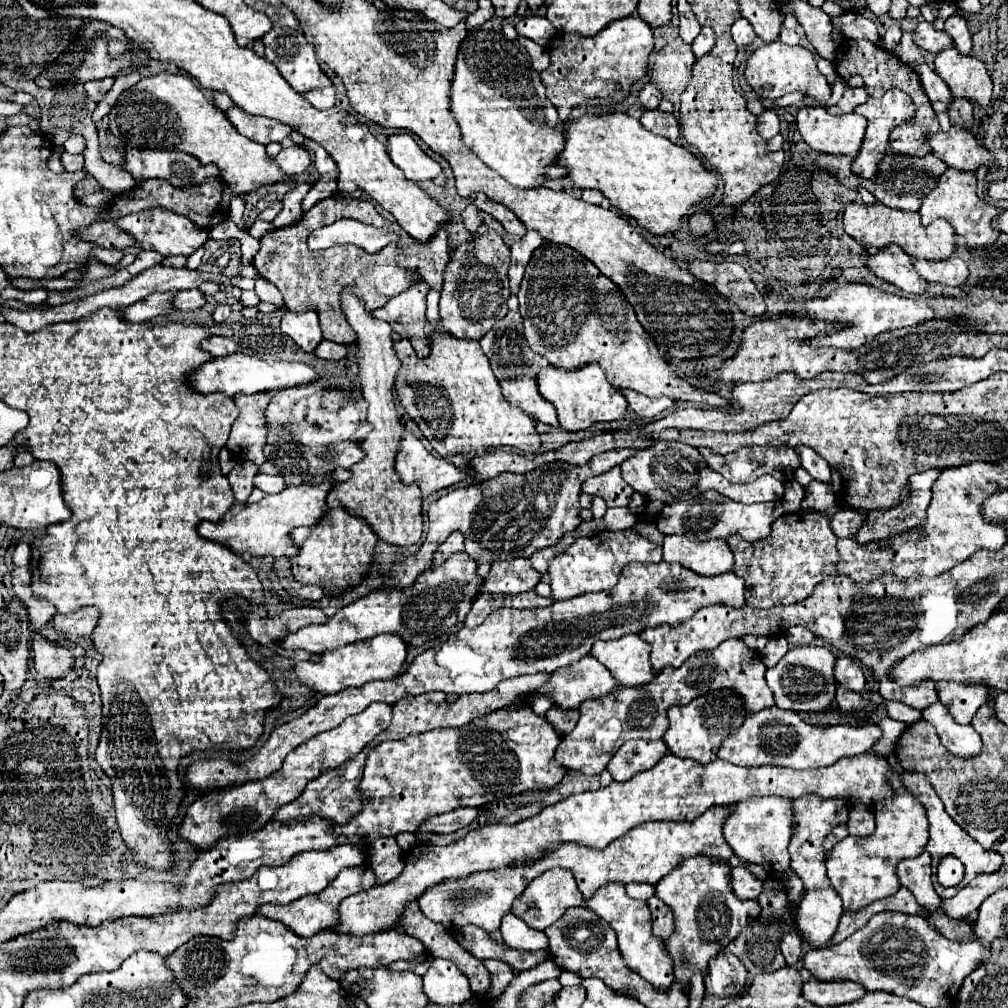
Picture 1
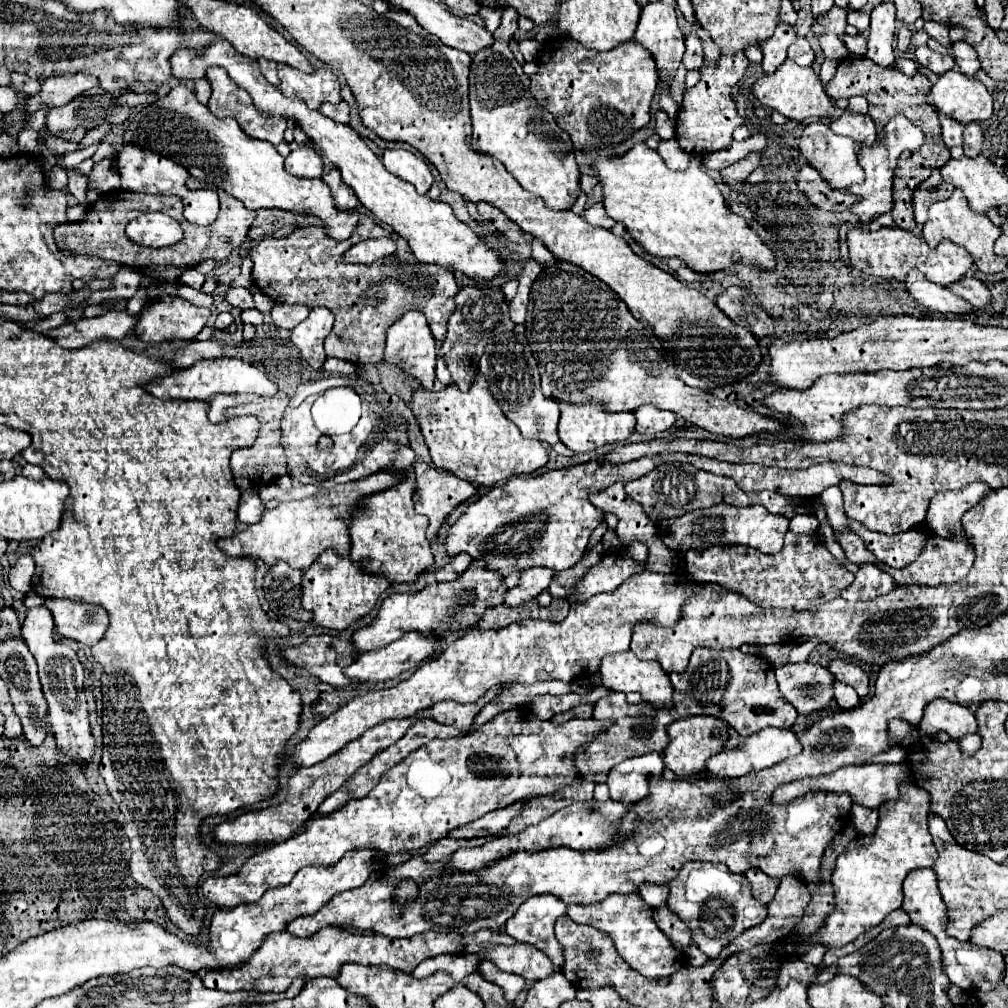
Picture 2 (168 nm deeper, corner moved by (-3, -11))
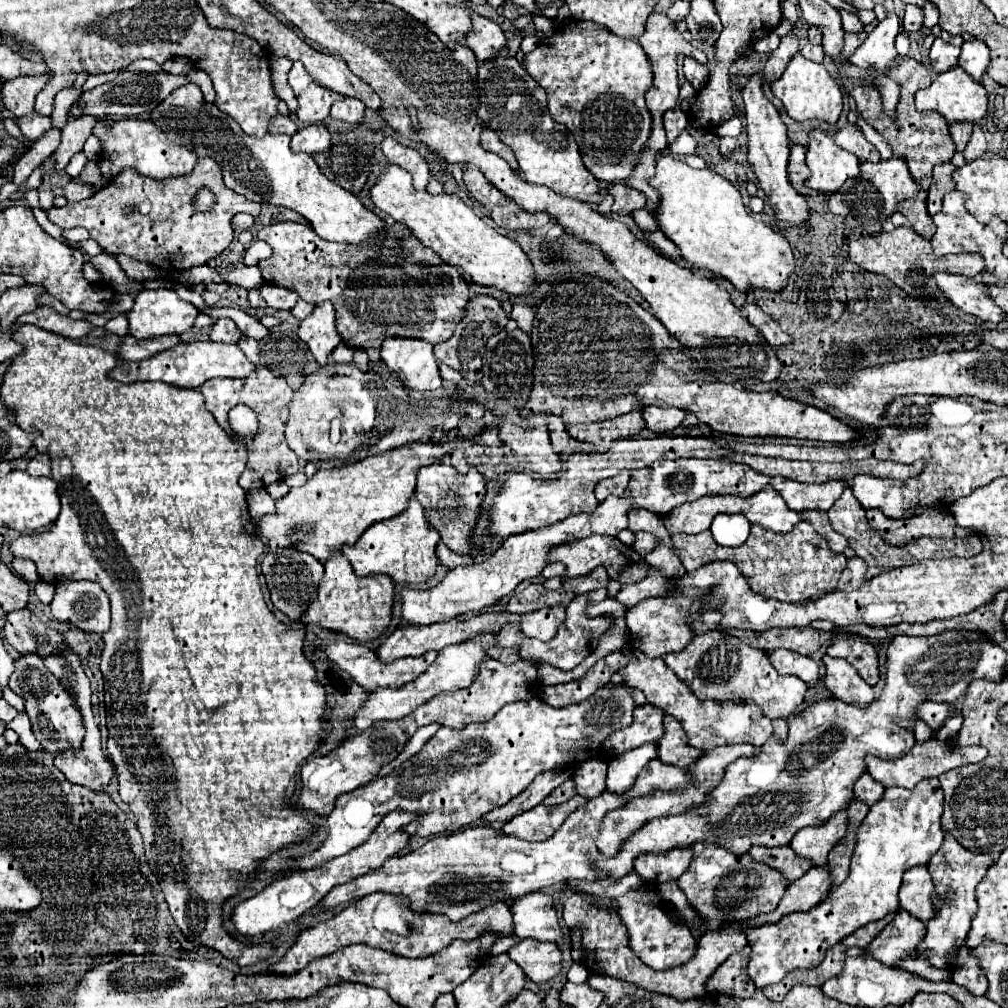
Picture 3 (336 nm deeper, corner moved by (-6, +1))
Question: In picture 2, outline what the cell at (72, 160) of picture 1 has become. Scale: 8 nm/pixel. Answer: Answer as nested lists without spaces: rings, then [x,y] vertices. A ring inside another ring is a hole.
[[[68,169],[68,191],[76,197],[78,205],[88,205],[86,199],[86,191],[88,191],[88,177],[74,173],[72,169]]]

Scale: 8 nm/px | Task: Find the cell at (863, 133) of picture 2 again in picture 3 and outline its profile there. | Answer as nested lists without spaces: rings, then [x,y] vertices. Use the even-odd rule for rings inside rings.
[[[847,123],[845,127],[837,129],[837,131],[833,133],[833,139],[835,139],[835,143],[837,143],[839,147],[855,153],[861,161],[865,161],[865,159],[867,159],[867,161],[879,161],[879,159],[881,159],[881,157],[879,157],[879,151],[867,141],[865,133],[863,133],[863,131],[859,129],[859,125],[855,125],[855,123]]]

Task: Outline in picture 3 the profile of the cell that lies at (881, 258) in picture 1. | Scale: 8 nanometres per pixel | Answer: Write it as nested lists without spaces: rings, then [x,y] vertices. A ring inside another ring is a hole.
[[[933,273],[933,281],[961,311],[991,323],[999,323],[1005,317],[1005,313],[989,297],[983,283],[975,283],[971,277],[953,273]]]

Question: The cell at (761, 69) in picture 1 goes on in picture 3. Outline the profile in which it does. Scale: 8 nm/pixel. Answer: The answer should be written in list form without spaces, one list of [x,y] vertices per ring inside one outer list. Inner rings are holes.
[[[797,53],[789,61],[785,73],[777,81],[771,83],[771,91],[779,101],[783,101],[787,115],[793,117],[795,121],[823,119],[823,121],[835,125],[841,115],[841,103],[843,103],[841,87],[837,85],[837,81],[827,73],[827,69],[821,63],[809,61],[801,53]]]

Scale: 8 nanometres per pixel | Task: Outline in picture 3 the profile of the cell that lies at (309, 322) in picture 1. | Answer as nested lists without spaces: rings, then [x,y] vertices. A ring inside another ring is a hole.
[[[329,301],[317,305],[299,325],[299,337],[309,345],[319,365],[327,365],[331,351],[341,343],[335,329],[335,311]]]

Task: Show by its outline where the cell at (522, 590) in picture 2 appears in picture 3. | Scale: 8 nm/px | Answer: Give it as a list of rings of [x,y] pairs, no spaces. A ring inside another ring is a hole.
[[[591,535],[587,539],[577,539],[571,545],[553,547],[547,555],[547,561],[561,561],[565,563],[567,573],[565,577],[577,577],[591,573],[597,565],[605,565],[609,575],[621,583],[635,583],[635,579],[643,579],[643,567],[647,567],[645,559],[641,555],[635,555],[629,545],[623,545],[617,537],[605,537],[605,535]]]

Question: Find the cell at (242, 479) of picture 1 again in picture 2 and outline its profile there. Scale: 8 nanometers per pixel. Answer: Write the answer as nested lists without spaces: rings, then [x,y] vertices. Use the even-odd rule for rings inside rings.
[[[252,489],[242,491],[240,505],[238,505],[238,519],[246,525],[252,525],[262,519],[262,513],[264,513],[264,503],[260,501],[258,493]]]

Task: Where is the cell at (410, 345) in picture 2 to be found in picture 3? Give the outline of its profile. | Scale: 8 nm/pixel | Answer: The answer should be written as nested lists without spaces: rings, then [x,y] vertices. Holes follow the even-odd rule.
[[[387,337],[381,347],[381,359],[401,377],[405,387],[429,391],[437,389],[443,381],[439,377],[433,345],[423,339]]]

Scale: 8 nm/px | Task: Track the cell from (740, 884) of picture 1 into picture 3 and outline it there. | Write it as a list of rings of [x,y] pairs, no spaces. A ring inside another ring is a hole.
[[[751,847],[749,855],[755,861],[761,861],[765,865],[769,865],[771,869],[779,871],[783,875],[785,881],[793,883],[795,879],[799,879],[805,871],[811,869],[811,863],[807,859],[799,859],[791,847],[779,847],[775,851],[767,851],[765,847]]]

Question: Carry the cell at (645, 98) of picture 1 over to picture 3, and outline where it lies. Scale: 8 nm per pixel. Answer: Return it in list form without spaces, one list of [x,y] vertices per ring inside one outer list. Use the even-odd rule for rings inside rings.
[[[669,109],[663,115],[663,125],[667,131],[669,143],[673,143],[677,139],[677,135],[681,133],[681,129],[685,129],[685,125],[687,125],[687,113],[681,109]]]

